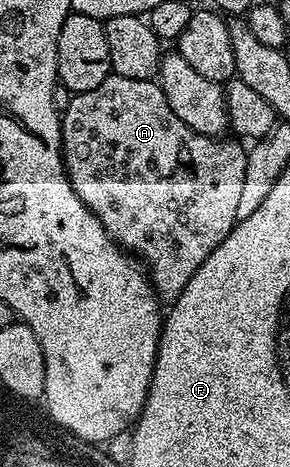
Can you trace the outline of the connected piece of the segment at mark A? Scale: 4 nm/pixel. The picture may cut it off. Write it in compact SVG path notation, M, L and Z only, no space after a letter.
M112 73L106 79L102 79L102 83L98 83L98 87L94 87L94 91L82 91L72 96L68 106L62 110L60 126L62 127L62 147L64 148L64 170L68 173L68 178L78 199L82 199L82 203L86 203L88 210L100 220L102 227L106 227L108 234L115 239L121 249L135 255L143 262L146 266L148 280L152 282L152 288L156 290L156 296L160 298L161 302L176 301L178 295L182 295L186 283L190 283L194 271L198 271L198 267L202 267L202 263L206 263L206 259L212 254L214 247L218 247L218 243L222 243L222 239L226 239L226 235L230 235L230 231L236 225L242 183L246 178L248 154L245 146L240 146L241 142L236 139L224 141L225 139L207 137L186 127L186 123L182 123L182 119L178 119L178 115L174 115L174 111L170 111L170 103L155 80L130 79L117 73Z

